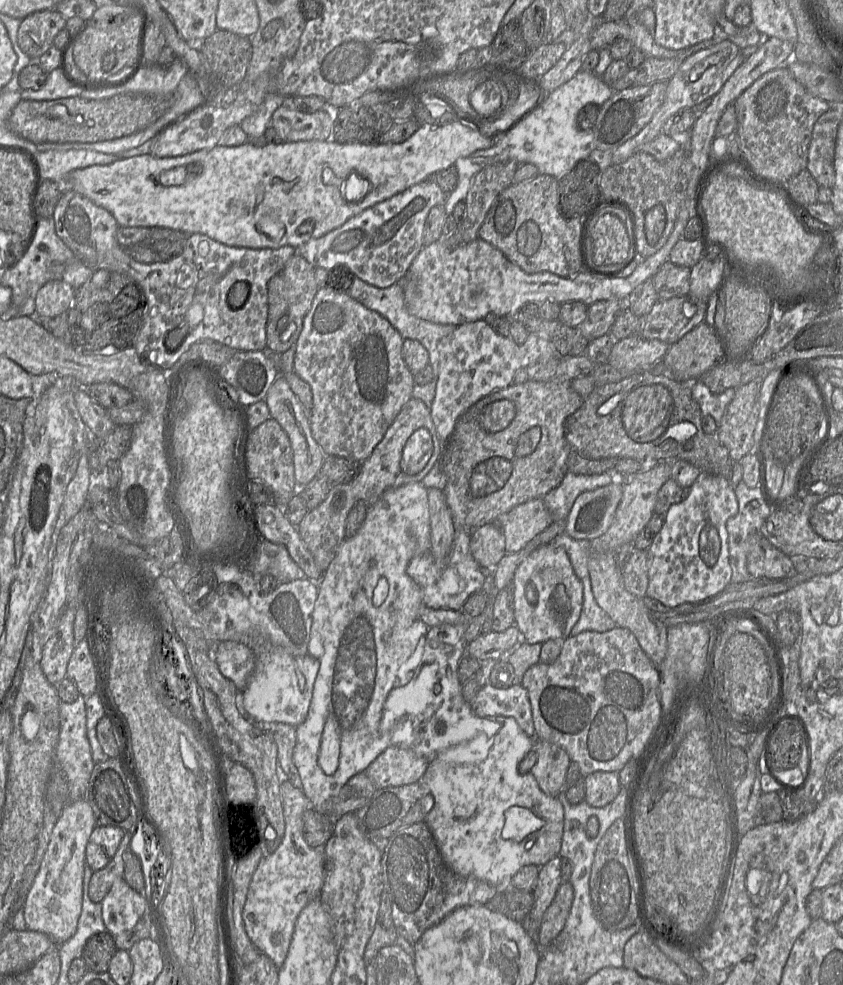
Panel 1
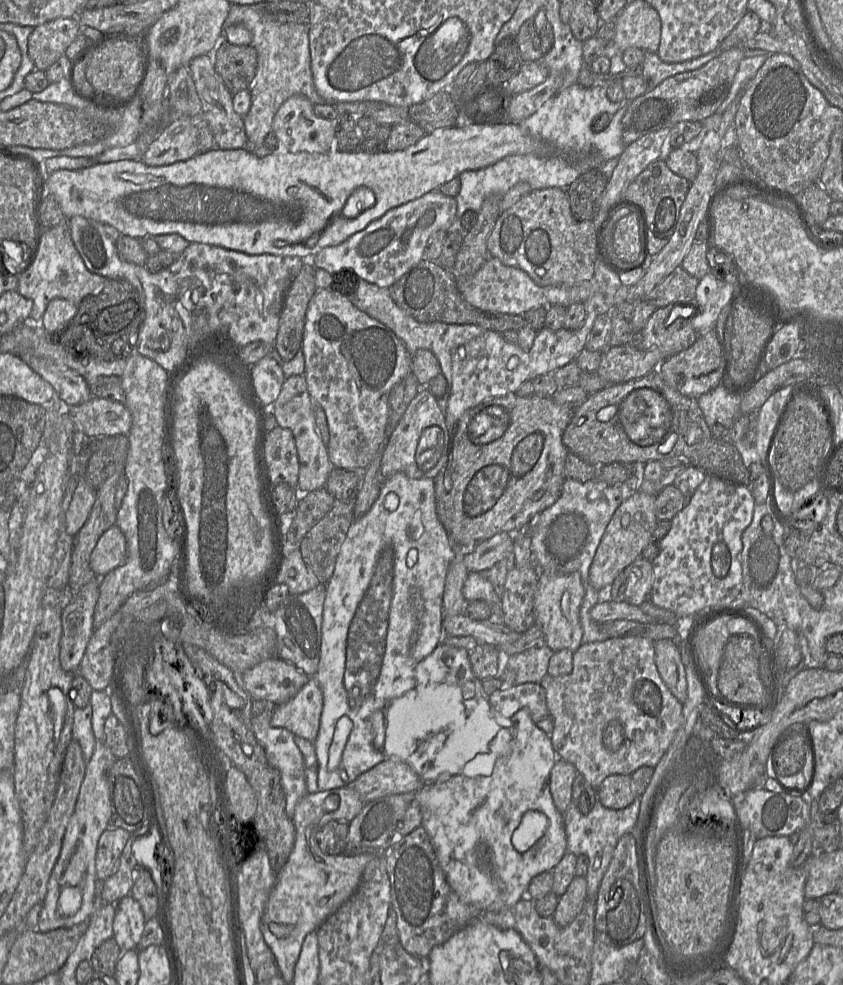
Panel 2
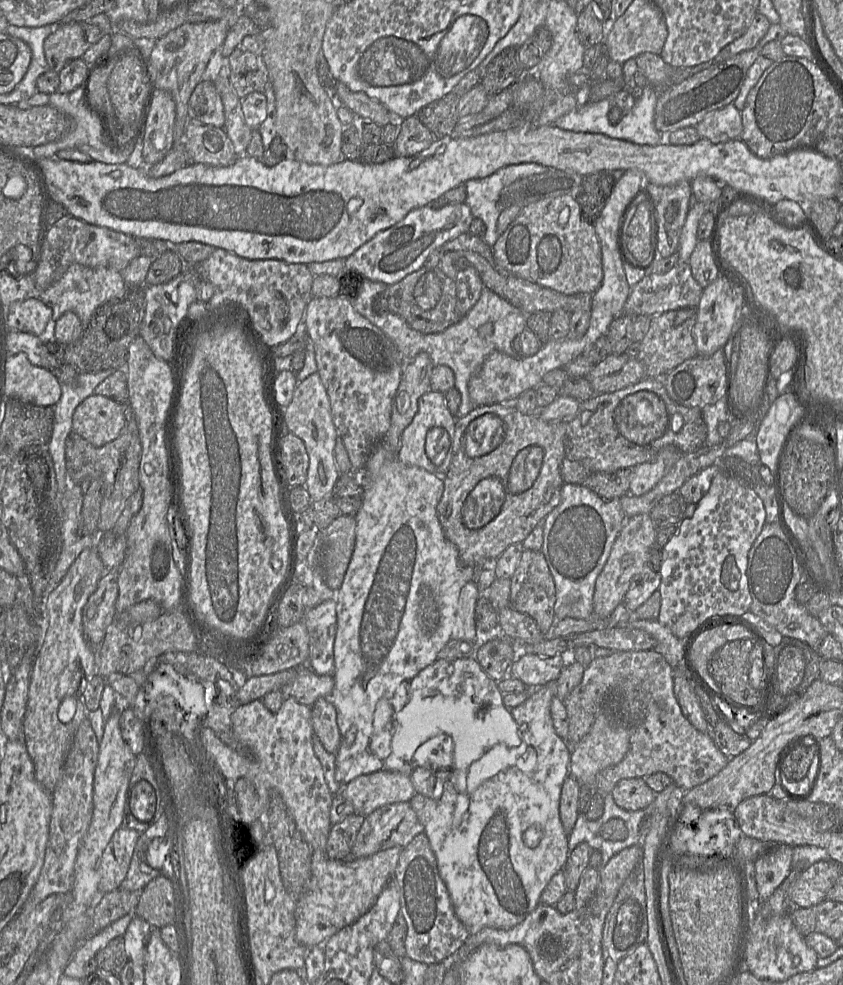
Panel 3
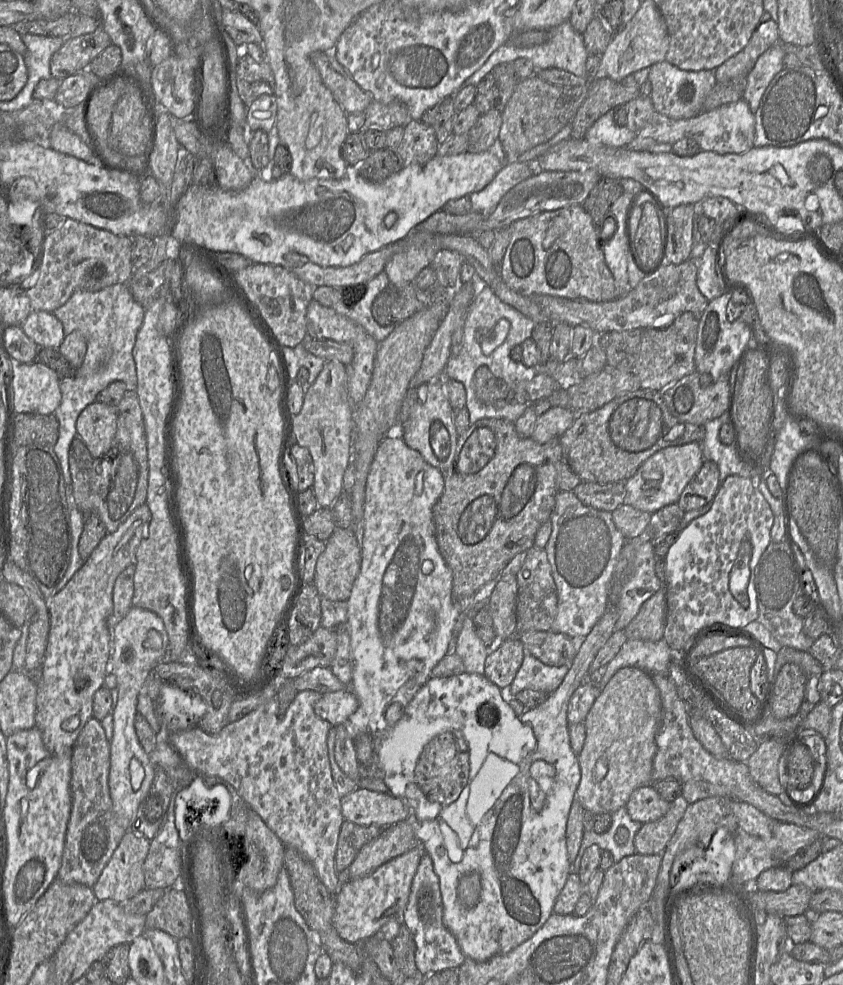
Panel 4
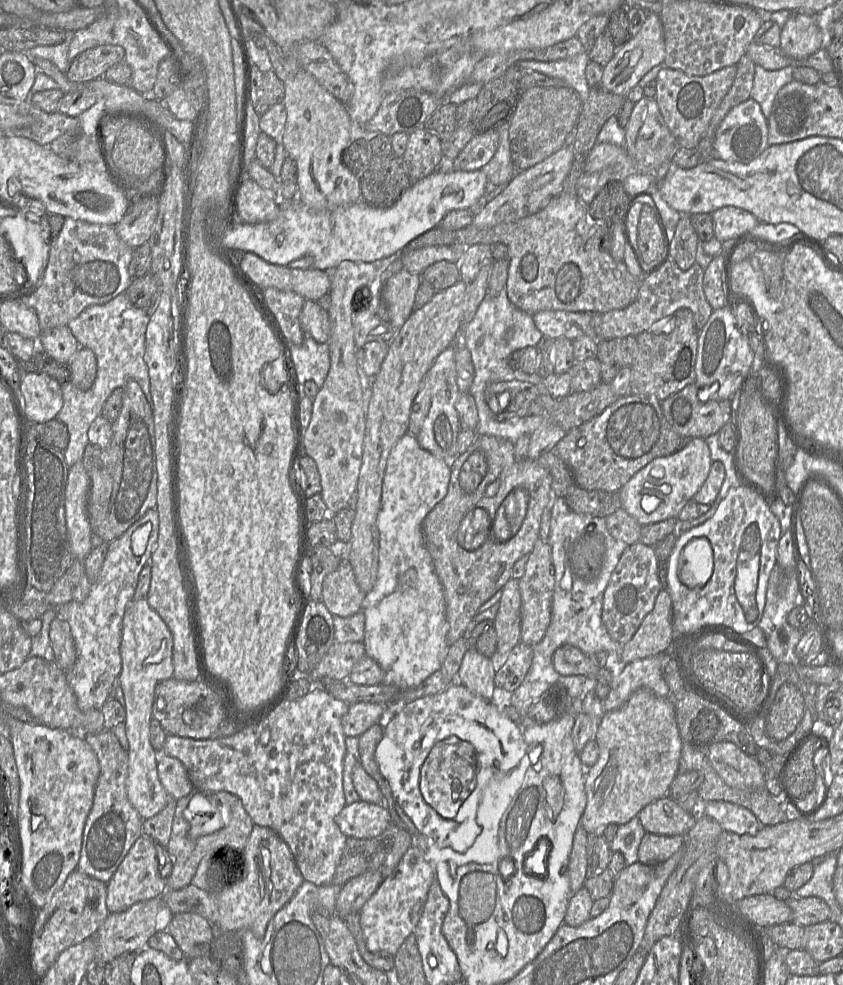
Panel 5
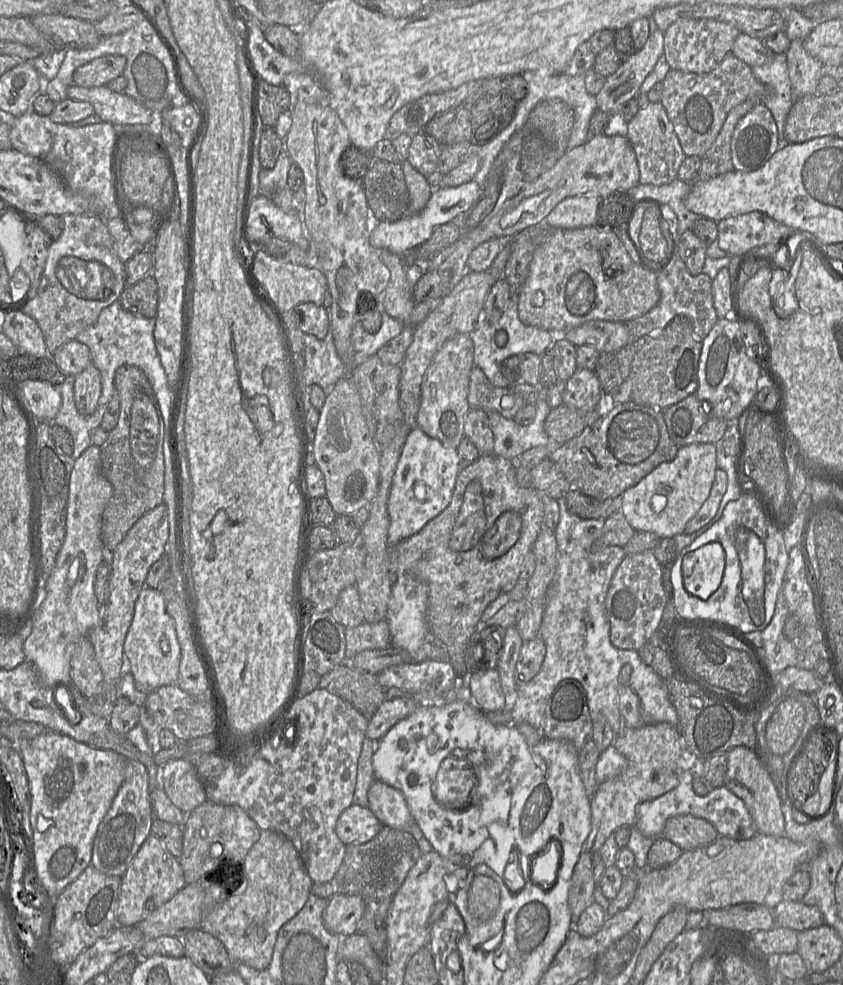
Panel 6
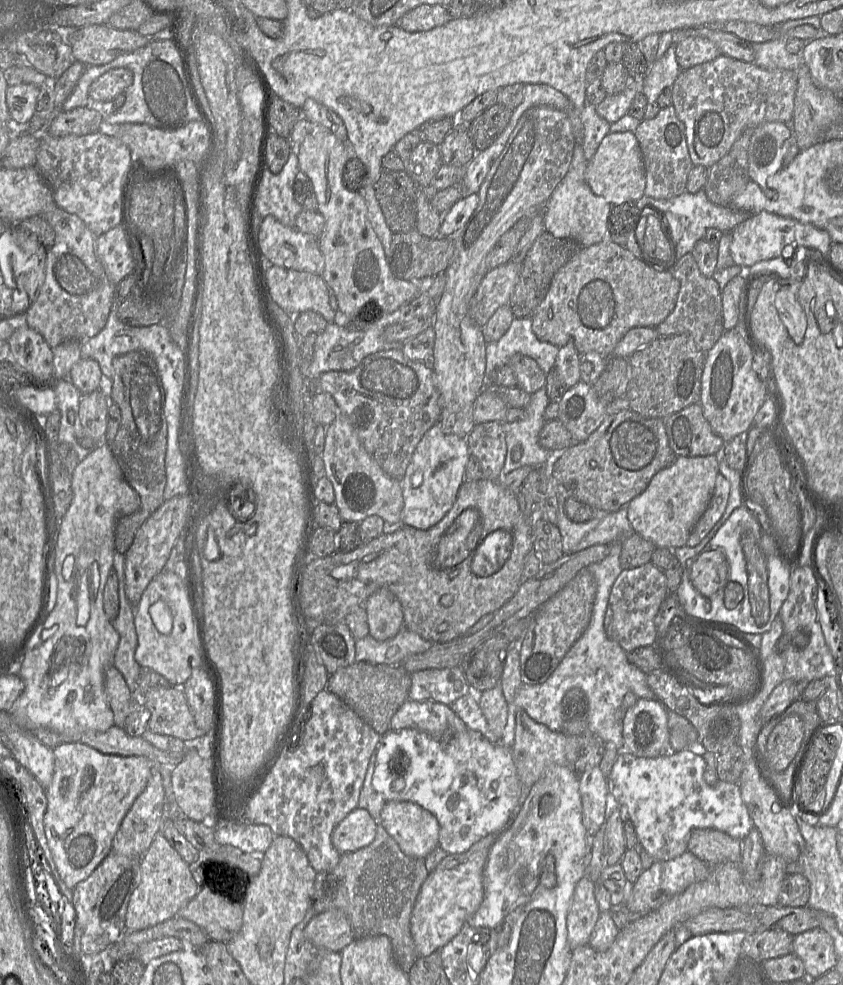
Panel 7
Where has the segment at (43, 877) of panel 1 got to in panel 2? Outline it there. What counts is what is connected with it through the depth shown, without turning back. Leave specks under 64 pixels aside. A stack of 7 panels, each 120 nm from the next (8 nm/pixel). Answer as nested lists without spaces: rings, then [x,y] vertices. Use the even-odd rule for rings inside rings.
[[[96,741],[74,812],[63,837],[59,857],[47,884],[47,893],[37,924],[40,932],[72,927],[89,919],[93,912],[95,882],[98,878],[95,867],[98,841],[101,834],[108,829],[112,816],[108,772],[117,759],[105,742]]]

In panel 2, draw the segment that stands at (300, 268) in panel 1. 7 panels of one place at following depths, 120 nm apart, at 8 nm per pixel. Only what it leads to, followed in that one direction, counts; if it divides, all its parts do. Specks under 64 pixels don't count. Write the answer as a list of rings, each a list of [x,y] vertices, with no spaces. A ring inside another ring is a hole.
[[[305,261],[286,293],[274,342],[274,349],[284,362],[292,360],[302,349],[307,308],[317,290],[315,270],[311,261]]]

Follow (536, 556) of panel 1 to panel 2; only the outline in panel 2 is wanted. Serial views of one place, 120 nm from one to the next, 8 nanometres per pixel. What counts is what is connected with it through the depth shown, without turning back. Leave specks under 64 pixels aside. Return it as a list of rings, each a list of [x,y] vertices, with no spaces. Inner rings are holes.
[[[540,572],[534,598],[535,624],[542,629],[545,645],[552,651],[568,649],[574,652],[583,644],[580,608],[584,595],[580,574],[547,575]]]

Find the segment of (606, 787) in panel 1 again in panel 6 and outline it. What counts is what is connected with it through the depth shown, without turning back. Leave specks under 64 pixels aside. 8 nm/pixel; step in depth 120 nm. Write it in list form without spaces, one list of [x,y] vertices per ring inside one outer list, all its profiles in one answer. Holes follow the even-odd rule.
[[[679,815],[667,820],[661,837],[687,851],[706,846],[719,836],[715,827],[707,820]]]

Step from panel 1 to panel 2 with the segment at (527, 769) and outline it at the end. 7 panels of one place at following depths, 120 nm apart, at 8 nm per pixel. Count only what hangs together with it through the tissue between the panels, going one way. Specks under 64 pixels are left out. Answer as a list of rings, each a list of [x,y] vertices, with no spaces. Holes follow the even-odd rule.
[[[557,759],[550,773],[549,787],[557,810],[564,814],[572,801],[572,785],[576,768],[563,759]]]

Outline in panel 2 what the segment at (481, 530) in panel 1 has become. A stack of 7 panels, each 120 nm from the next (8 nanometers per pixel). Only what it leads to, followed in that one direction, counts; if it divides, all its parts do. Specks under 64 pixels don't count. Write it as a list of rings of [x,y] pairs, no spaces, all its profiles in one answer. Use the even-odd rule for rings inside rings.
[[[500,532],[494,535],[493,537],[478,543],[475,547],[467,550],[463,557],[464,564],[468,571],[474,572],[487,571],[497,562],[503,559],[510,559],[511,566],[513,549],[514,549],[513,534],[507,532]]]

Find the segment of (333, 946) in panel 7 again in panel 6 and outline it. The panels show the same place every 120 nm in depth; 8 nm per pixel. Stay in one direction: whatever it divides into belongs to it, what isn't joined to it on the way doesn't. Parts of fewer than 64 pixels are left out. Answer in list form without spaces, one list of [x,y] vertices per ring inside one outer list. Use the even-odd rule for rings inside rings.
[[[350,894],[334,895],[328,900],[323,912],[325,927],[341,938],[358,932],[359,923],[365,909],[361,896]]]

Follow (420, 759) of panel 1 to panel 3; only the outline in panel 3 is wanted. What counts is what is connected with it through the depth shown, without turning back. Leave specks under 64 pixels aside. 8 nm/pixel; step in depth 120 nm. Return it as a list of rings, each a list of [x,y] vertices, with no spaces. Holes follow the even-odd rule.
[[[382,769],[356,777],[340,793],[352,804],[355,814],[367,816],[388,804],[410,802],[416,792],[409,776]]]

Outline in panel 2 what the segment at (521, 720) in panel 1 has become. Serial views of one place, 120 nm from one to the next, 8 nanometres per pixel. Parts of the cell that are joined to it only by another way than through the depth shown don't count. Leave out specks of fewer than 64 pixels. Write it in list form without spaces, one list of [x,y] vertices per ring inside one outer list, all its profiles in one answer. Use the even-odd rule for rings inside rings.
[[[539,683],[500,688],[488,695],[488,700],[495,713],[507,718],[521,709],[527,709],[539,729],[549,736],[553,732],[554,722],[547,708],[545,690]]]

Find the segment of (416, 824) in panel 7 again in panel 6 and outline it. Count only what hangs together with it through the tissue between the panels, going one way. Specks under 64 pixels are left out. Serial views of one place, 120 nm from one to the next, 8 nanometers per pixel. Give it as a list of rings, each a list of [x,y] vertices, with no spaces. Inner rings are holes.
[[[379,779],[369,788],[368,802],[368,808],[383,826],[408,831],[408,826],[414,822],[403,794]]]

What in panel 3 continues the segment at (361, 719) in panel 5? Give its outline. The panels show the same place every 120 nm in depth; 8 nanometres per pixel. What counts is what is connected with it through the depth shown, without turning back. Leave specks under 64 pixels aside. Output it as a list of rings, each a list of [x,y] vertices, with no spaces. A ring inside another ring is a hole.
[[[304,665],[297,669],[294,680],[280,691],[285,696],[294,697],[297,702],[311,707],[319,698],[328,698],[333,688],[332,676],[319,675]]]

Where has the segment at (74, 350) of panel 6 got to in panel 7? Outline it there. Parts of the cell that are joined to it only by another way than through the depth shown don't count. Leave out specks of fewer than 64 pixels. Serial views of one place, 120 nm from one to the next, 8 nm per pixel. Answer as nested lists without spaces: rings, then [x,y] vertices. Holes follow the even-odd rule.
[[[82,358],[71,369],[69,378],[81,394],[100,390],[110,399],[111,379],[103,376],[98,362]]]

